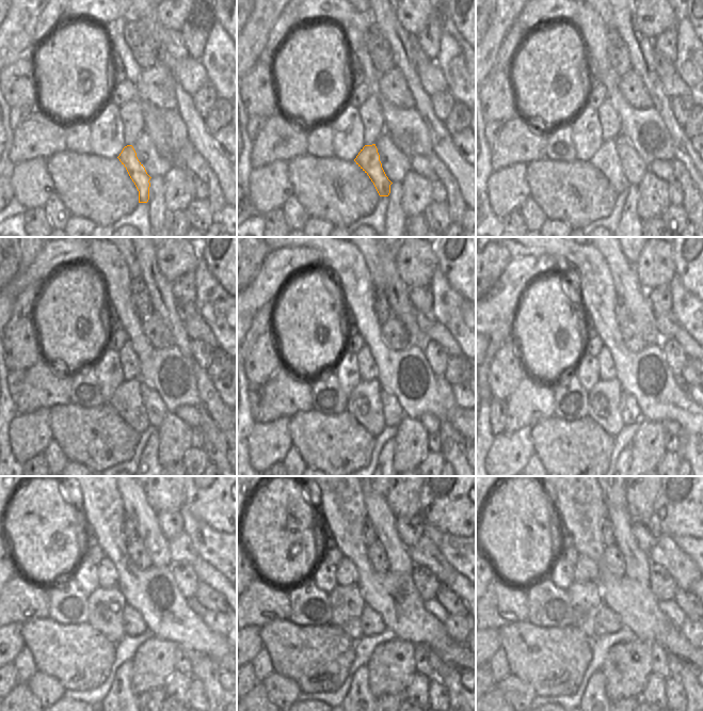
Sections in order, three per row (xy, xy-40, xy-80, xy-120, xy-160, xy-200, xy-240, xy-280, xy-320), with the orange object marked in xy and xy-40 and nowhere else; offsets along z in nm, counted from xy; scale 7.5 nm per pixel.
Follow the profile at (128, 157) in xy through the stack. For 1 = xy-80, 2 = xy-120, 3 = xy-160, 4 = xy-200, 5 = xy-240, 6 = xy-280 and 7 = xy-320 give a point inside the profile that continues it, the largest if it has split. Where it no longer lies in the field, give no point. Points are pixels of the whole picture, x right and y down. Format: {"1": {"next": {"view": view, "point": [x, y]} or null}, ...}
{"1": {"next": {"view": "xy-80", "point": [606, 159]}}, "2": {"next": {"view": "xy-120", "point": [127, 400]}}, "3": {"next": {"view": "xy-160", "point": [365, 404]}}, "4": {"next": {"view": "xy-200", "point": [605, 398]}}, "5": {"next": {"view": "xy-240", "point": [106, 605]}}, "6": {"next": {"view": "xy-280", "point": [347, 603]}}, "7": {"next": {"view": "xy-320", "point": [586, 598]}}}

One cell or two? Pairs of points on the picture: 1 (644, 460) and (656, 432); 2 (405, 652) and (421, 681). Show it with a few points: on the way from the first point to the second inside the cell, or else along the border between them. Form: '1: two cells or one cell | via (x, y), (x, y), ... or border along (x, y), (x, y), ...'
1: one cell | via (646, 454), (650, 439)
2: two cells | border along (415, 672), (410, 683), (401, 694)

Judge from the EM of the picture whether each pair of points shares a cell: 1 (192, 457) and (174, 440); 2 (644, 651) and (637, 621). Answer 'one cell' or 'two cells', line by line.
1: two cells
2: two cells

